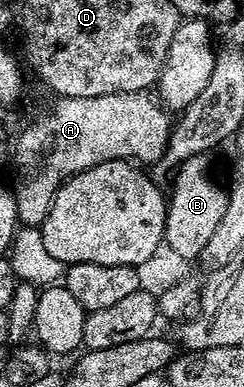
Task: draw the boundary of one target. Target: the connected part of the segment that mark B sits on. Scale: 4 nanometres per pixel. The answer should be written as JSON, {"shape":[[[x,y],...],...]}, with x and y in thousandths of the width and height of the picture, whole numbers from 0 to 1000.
{"shape":[[[840,398],[787,403],[779,413],[725,434],[725,452],[705,463],[713,499],[697,504],[680,540],[680,602],[672,628],[697,636],[709,651],[738,654],[738,661],[795,674],[824,661],[836,633],[852,633],[852,620],[869,615],[869,602],[885,602],[885,581],[902,581],[902,561],[918,561],[926,548],[926,519],[934,494],[861,455],[857,408]]]}

